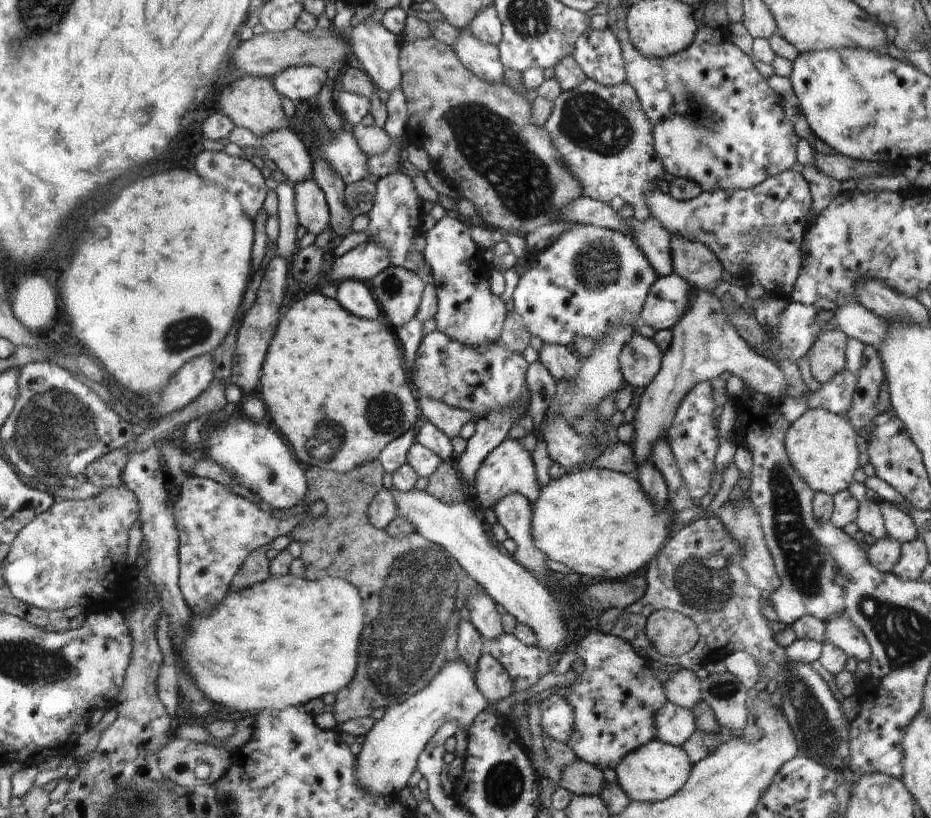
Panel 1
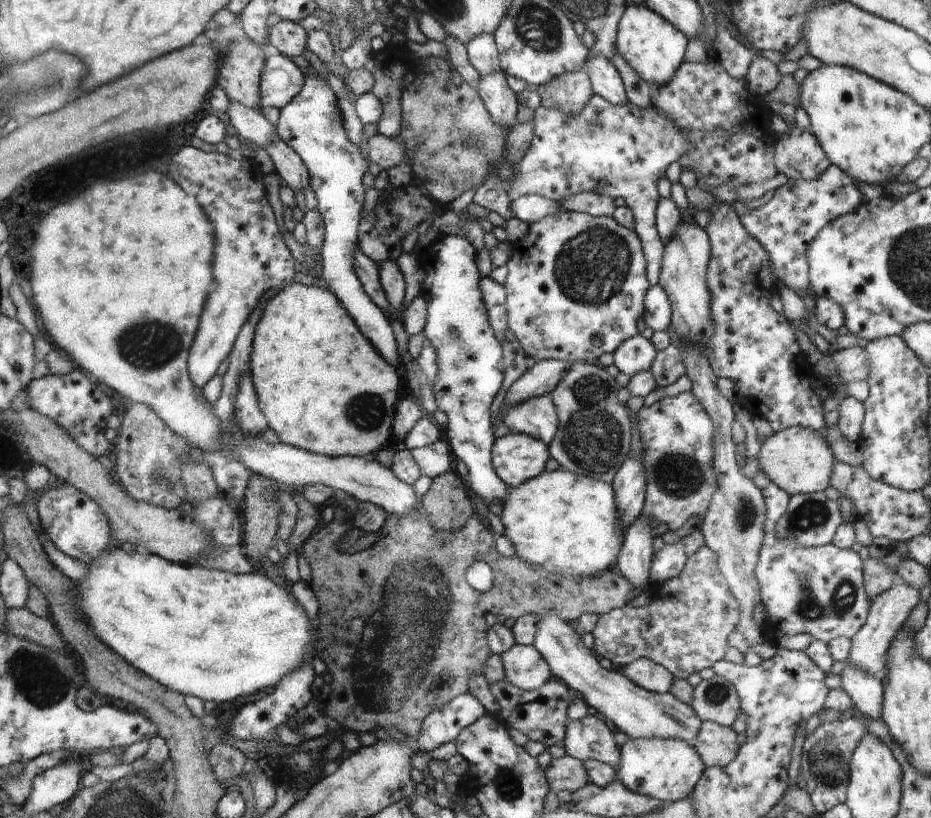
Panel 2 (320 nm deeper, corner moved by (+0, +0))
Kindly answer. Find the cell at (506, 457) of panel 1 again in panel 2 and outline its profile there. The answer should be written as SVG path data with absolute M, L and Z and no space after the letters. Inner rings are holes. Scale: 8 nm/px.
M526 433L506 434L494 441L491 461L494 472L508 487L517 487L541 475L549 445Z

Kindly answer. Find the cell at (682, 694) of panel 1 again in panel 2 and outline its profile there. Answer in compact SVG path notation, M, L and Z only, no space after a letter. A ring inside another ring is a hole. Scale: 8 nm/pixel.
M646 657L636 659L620 670L640 688L655 693L668 693L673 686L673 673Z

